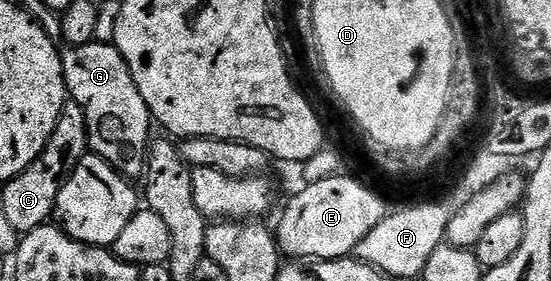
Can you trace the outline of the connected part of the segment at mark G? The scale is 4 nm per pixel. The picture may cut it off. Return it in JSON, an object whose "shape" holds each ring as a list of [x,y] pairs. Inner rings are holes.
{"shape":[[[93,40],[86,45],[67,48],[62,53],[62,70],[69,100],[75,101],[86,116],[90,149],[103,157],[123,177],[141,178],[146,171],[146,152],[149,151],[152,140],[150,134],[152,118],[150,108],[144,103],[144,95],[140,95],[140,87],[136,87],[136,79],[132,79],[132,71],[128,71],[128,63],[124,55],[120,55],[120,51],[112,43]]]}

